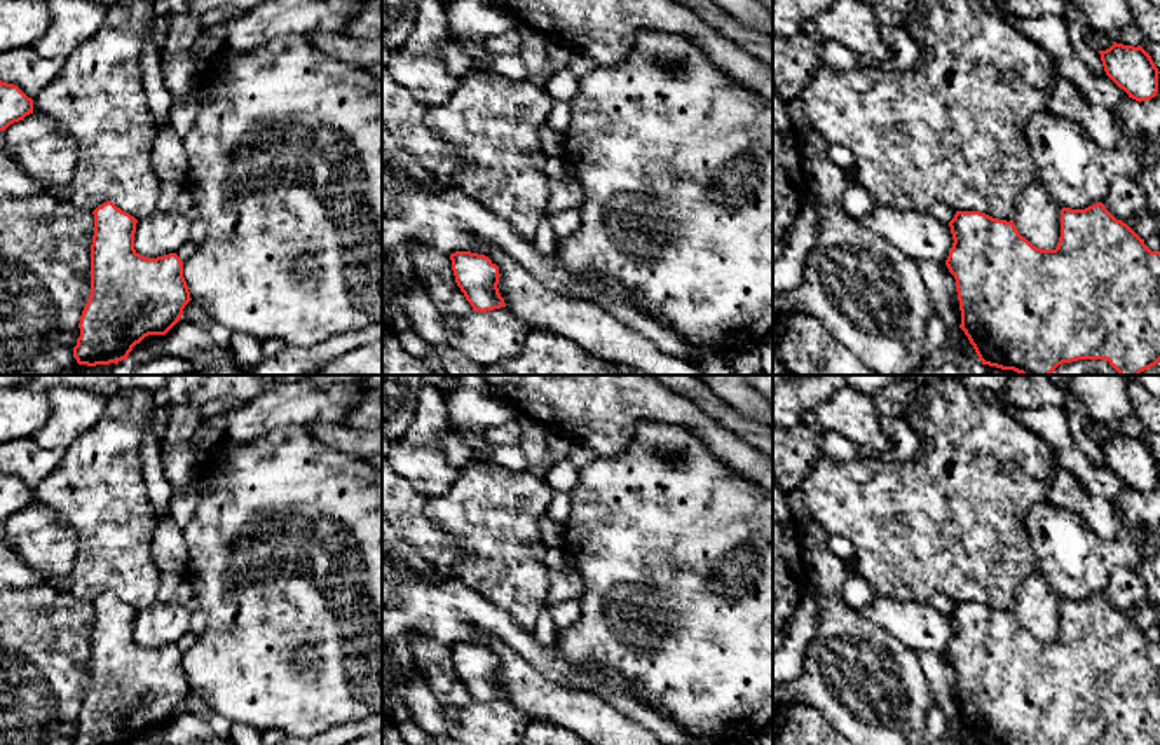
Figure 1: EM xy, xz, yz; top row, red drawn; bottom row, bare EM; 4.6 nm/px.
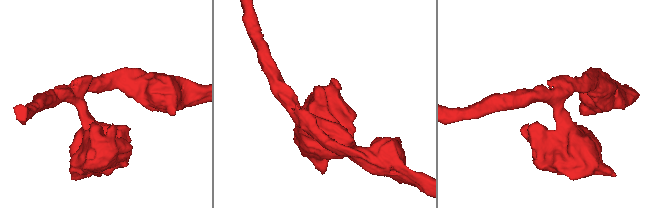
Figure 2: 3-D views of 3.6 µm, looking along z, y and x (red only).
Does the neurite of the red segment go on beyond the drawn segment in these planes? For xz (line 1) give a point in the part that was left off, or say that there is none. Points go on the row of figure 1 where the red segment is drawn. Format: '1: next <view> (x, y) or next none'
1: next none

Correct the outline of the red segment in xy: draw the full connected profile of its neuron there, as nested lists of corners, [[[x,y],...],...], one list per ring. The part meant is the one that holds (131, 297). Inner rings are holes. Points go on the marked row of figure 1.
[[[112,201],[92,215],[91,295],[73,358],[87,366],[117,365],[145,337],[166,335],[192,298],[176,253],[148,258],[134,249],[134,216]]]

